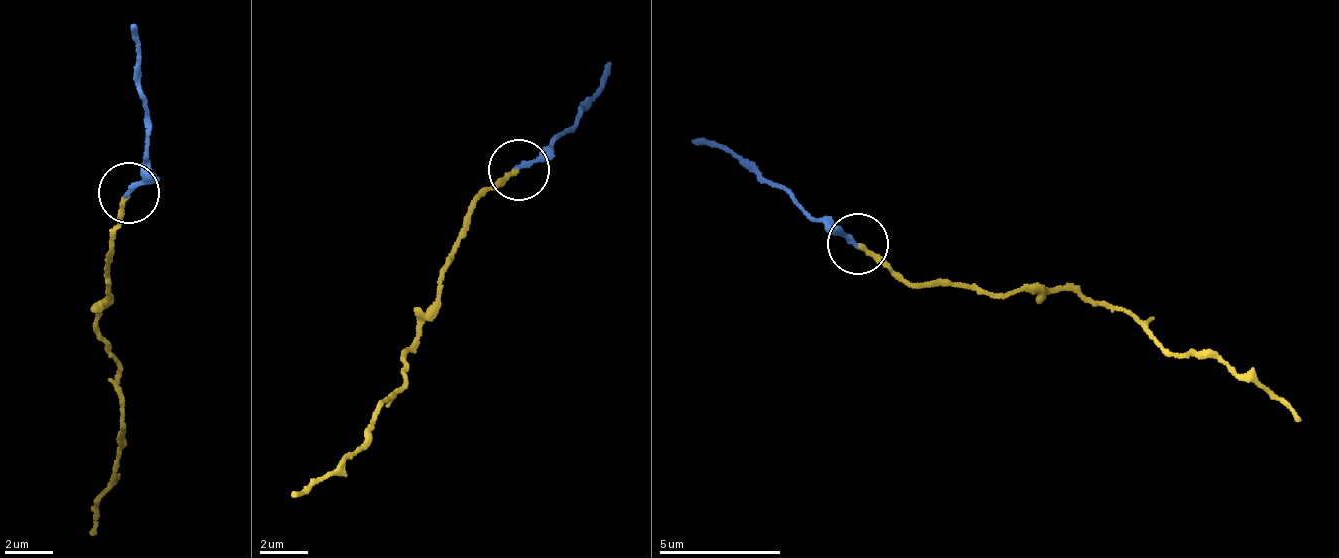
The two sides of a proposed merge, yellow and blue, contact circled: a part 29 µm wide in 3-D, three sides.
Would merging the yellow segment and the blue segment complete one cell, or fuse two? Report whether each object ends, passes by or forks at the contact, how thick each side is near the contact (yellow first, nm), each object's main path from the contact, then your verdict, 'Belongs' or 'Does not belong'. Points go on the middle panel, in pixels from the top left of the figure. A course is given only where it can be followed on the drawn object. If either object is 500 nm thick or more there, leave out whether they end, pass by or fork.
At the ring yellow ends. At the ring blue ends. Thickness 180 nm (yellow) against 200 nm. Course of yellow: (520, 171), (474, 201), (416, 348), (387, 404), (372, 412), (366, 446), (291, 499). Course of blue: (520, 171), (567, 130), (598, 91), (613, 61). Belongs

